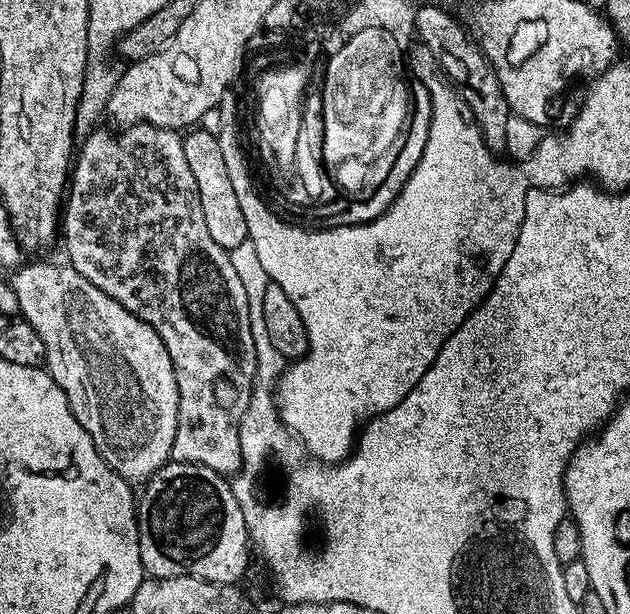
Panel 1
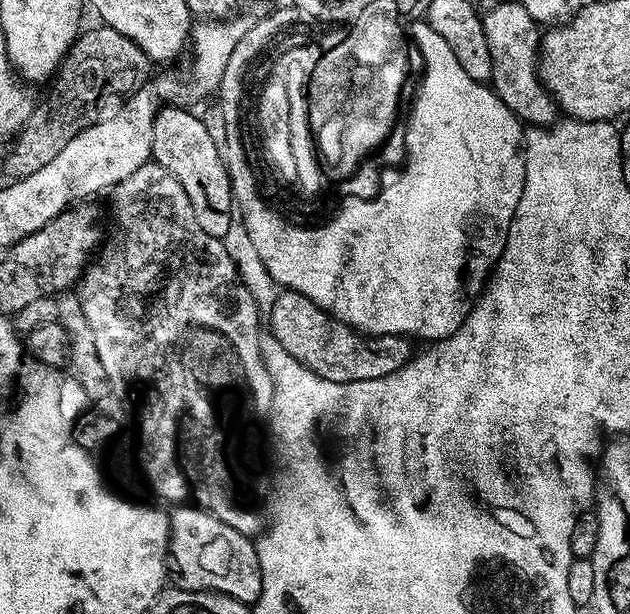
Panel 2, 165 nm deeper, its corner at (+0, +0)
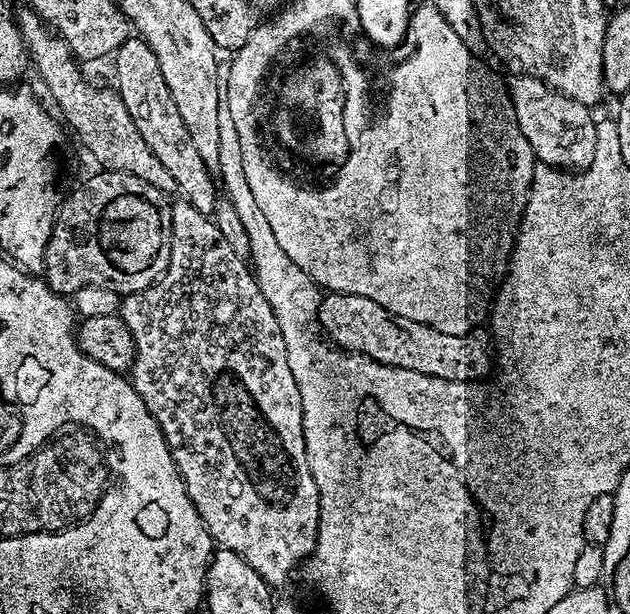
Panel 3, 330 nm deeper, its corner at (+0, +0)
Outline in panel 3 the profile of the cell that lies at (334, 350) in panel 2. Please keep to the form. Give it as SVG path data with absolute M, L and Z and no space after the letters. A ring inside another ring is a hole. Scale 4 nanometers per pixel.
M328 294L321 299L318 323L323 335L335 347L369 356L374 362L401 368L430 378L450 382L480 382L494 368L494 352L488 349L490 336L483 327L466 334L442 334L425 324L401 322L378 302L358 294Z

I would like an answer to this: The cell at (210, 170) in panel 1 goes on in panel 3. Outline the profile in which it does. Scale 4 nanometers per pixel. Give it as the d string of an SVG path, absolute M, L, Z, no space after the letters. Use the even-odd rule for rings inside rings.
M129 38L124 40L120 49L114 53L115 60L114 87L120 93L122 102L126 102L126 110L130 110L134 126L138 126L138 134L146 138L146 146L150 146L158 162L162 162L162 166L170 170L179 195L187 200L190 206L194 206L194 210L211 217L215 213L218 199L217 181L213 173L206 170L206 164L199 157L194 142L190 142L186 122L182 122L182 114L178 114L178 106L174 106L174 98L170 98L170 86L166 86L166 78L162 78L162 66L158 66L154 50L150 50L145 40Z

